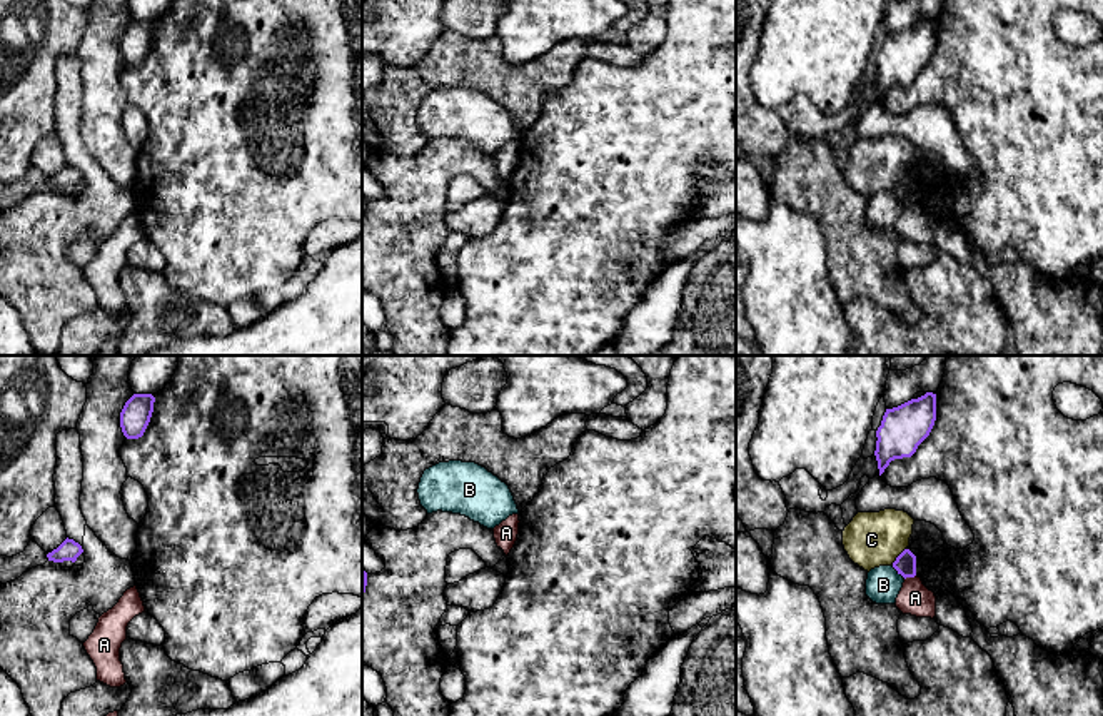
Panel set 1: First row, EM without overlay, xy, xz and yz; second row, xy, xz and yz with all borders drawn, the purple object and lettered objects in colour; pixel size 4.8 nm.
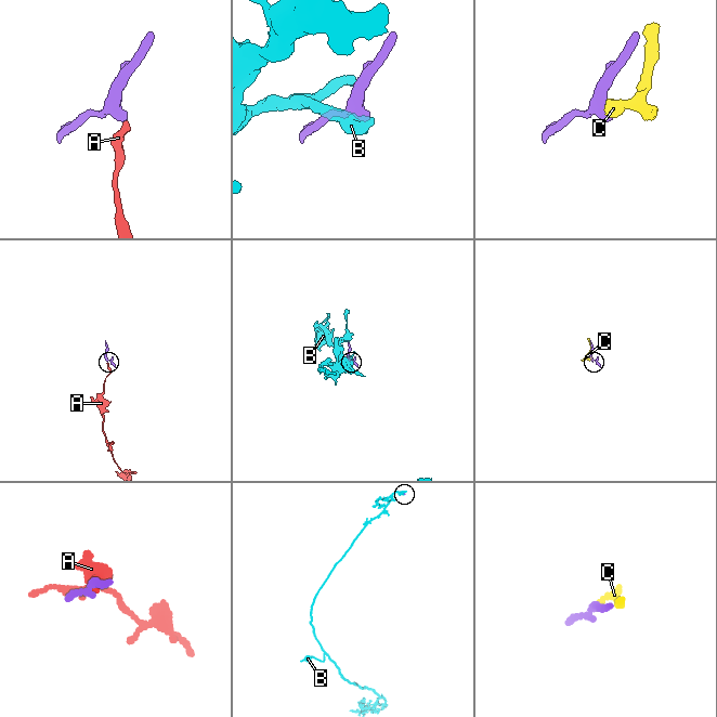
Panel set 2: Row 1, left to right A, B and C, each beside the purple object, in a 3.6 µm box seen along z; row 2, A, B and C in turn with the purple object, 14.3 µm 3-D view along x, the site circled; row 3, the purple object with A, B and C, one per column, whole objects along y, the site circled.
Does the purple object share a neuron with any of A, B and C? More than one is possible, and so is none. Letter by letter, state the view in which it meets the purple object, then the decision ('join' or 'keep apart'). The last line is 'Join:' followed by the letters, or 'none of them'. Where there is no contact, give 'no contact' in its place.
A: contact in yz; keep apart
B: contact in yz; keep apart
C: contact in yz; keep apart
Join: none of them

